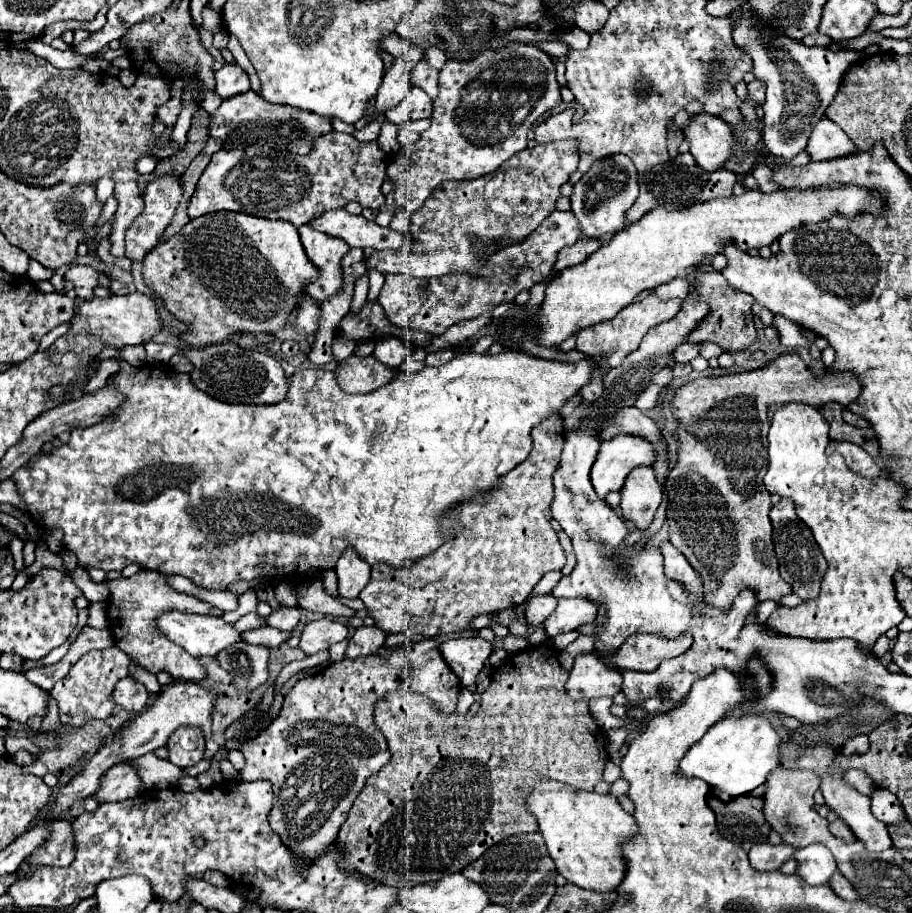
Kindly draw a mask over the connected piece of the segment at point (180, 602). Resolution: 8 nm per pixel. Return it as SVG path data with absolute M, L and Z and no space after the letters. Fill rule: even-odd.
M138 571L132 577L120 577L120 579L112 579L112 581L104 581L110 589L110 599L106 605L106 613L108 613L108 629L114 637L114 643L118 649L122 649L132 661L134 665L150 671L152 675L166 671L170 673L172 681L202 681L206 679L206 669L200 665L200 661L196 657L192 657L190 653L186 653L184 649L176 647L172 641L168 641L168 637L164 637L160 633L160 629L156 629L156 617L160 617L160 613L164 611L182 611L182 613L200 613L200 615L216 615L222 617L224 611L194 597L188 593L180 593L176 589L172 589L166 581L164 575L156 573L156 571Z

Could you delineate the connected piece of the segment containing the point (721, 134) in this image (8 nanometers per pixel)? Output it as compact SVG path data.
M706 113L696 115L690 119L690 127L684 135L690 141L690 151L696 163L704 171L722 169L724 161L728 161L728 155L732 155L734 133L732 127L720 117Z

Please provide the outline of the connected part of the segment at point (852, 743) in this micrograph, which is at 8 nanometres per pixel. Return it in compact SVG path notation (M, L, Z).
M856 735L842 747L842 753L866 753L868 751L868 735Z

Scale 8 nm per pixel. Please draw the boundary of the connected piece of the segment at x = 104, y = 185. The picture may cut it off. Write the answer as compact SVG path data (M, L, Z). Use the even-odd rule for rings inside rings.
M102 177L96 187L98 187L98 191L96 191L98 193L98 201L102 201L102 203L114 193L114 181L112 181L112 177Z

